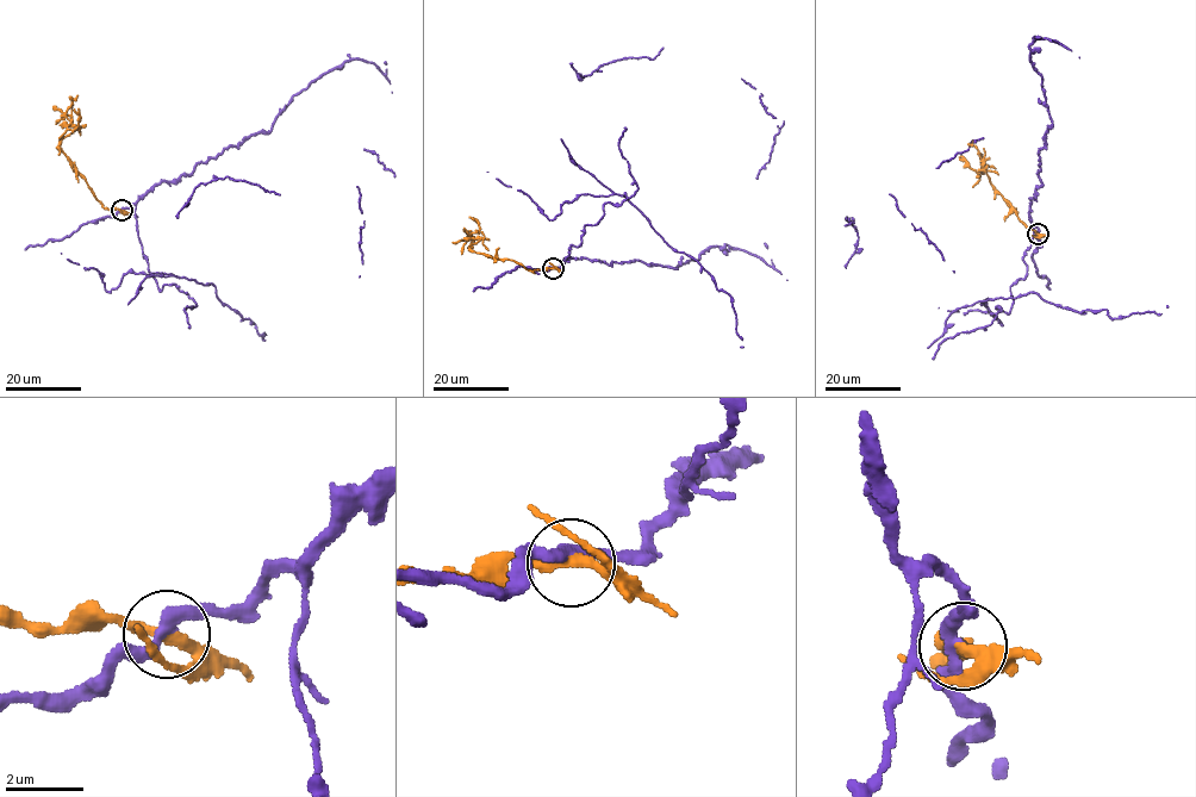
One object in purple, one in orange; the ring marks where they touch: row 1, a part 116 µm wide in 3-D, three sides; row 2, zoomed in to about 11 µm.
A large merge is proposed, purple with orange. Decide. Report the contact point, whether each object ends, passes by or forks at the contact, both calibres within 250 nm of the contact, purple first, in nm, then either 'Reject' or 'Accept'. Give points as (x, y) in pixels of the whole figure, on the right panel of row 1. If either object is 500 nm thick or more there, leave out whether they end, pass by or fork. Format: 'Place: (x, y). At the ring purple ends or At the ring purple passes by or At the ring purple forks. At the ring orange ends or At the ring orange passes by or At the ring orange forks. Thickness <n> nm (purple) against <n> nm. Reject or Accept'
Place: (1038, 234). At the ring purple passes by. At the ring orange passes by. Thickness 320 nm (purple) against 280 nm. Reject

